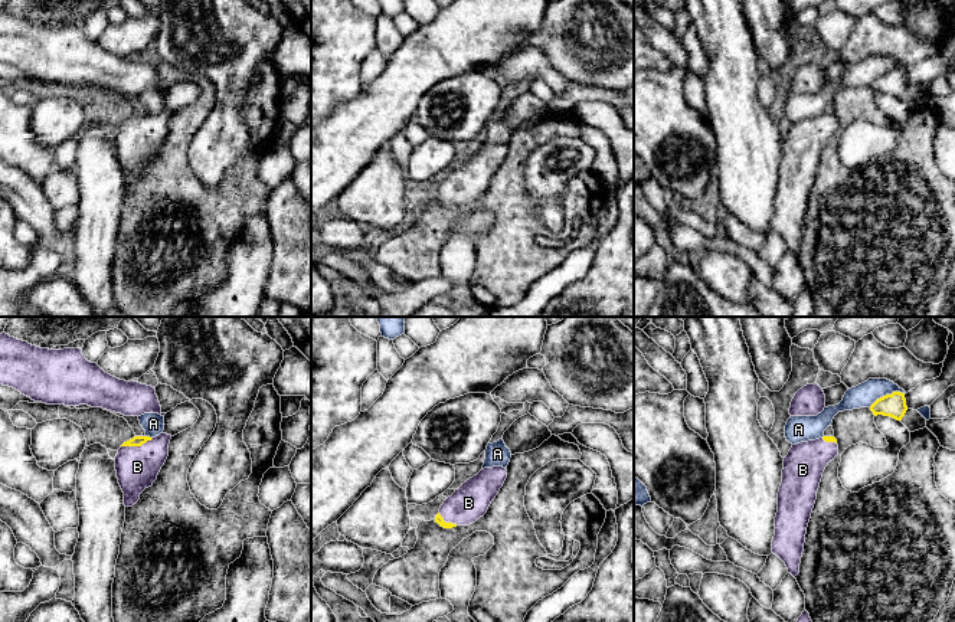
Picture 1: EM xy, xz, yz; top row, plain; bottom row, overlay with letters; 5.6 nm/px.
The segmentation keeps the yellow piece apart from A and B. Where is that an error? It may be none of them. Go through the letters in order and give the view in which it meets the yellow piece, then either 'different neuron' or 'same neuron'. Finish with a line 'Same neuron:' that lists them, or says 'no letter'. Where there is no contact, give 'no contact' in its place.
A: meets yellow in yz; different neuron
B: meets yellow in xy; same neuron
Same neuron: B

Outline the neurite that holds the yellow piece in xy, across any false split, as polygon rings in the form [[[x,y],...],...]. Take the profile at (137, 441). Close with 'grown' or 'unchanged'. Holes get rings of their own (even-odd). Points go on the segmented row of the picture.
[[[167,433],[156,438],[134,436],[118,449],[114,461],[125,507],[133,507],[140,494],[157,479],[169,456],[170,439],[171,435]]]; grown

